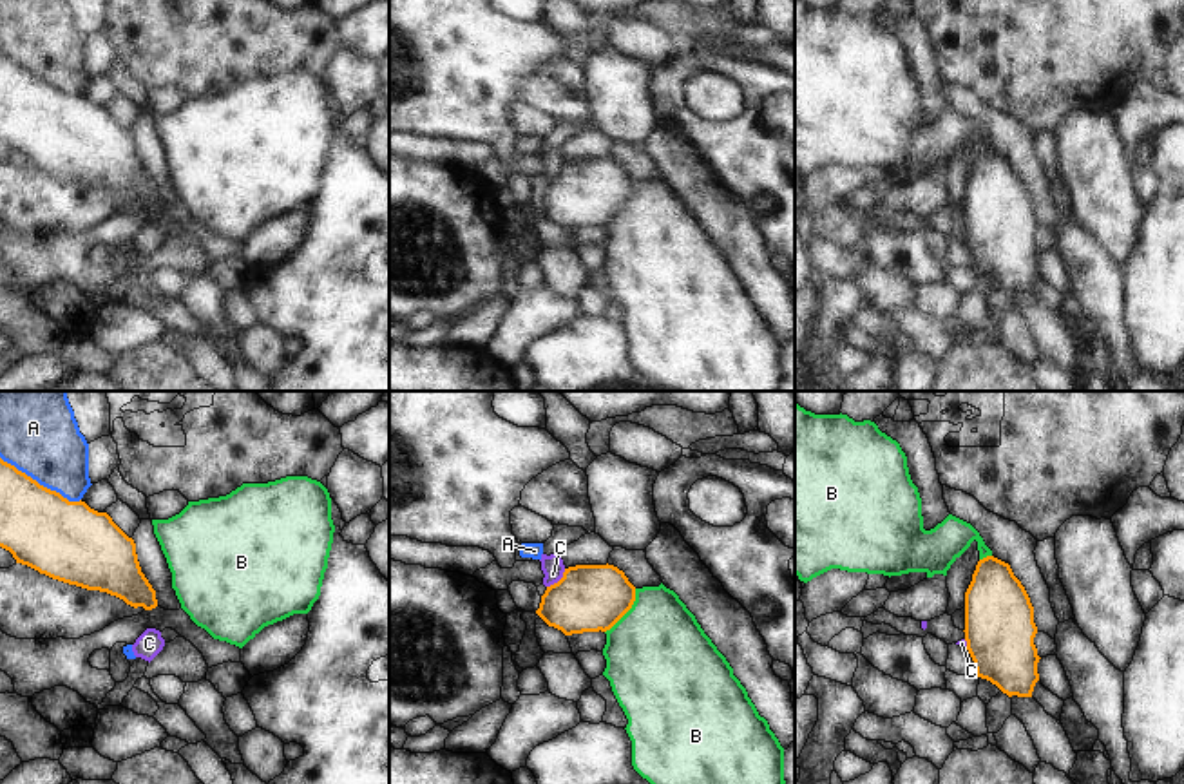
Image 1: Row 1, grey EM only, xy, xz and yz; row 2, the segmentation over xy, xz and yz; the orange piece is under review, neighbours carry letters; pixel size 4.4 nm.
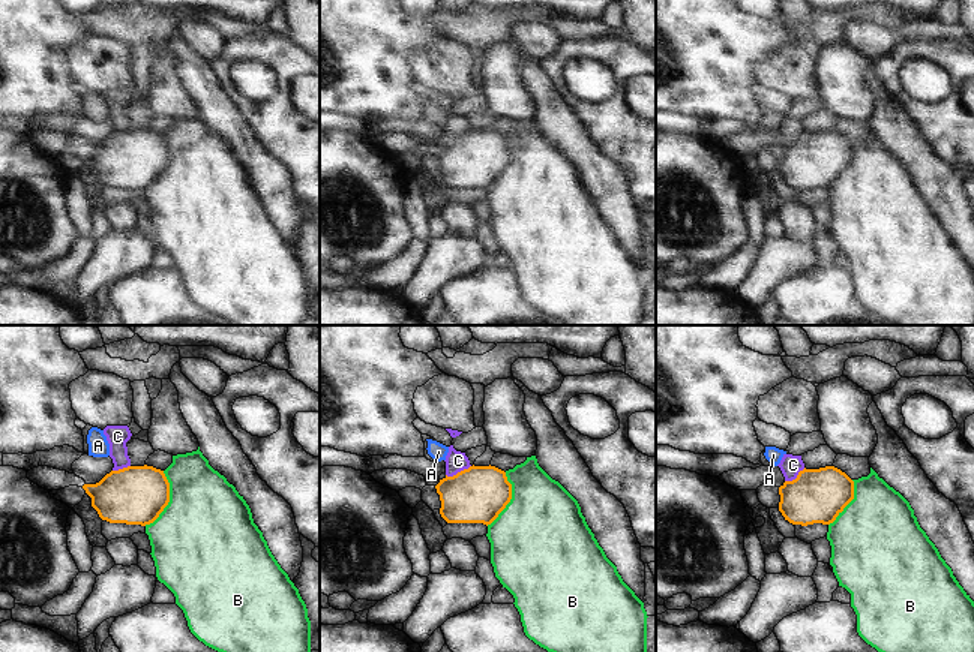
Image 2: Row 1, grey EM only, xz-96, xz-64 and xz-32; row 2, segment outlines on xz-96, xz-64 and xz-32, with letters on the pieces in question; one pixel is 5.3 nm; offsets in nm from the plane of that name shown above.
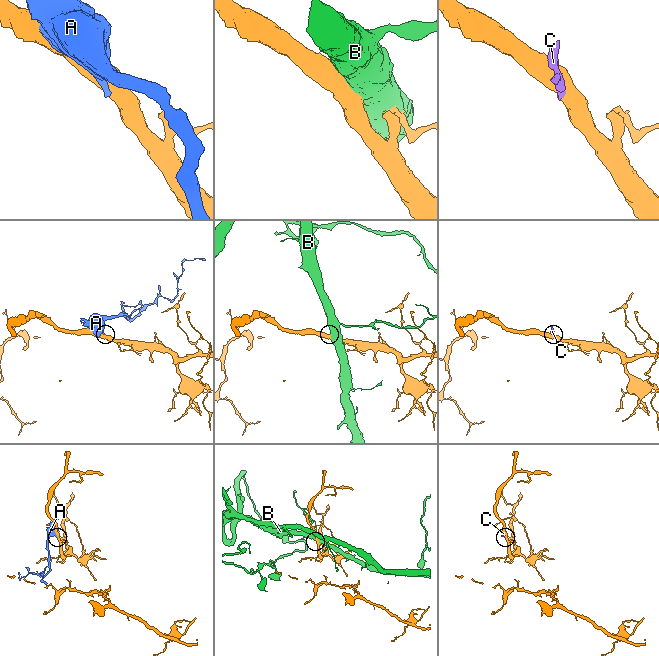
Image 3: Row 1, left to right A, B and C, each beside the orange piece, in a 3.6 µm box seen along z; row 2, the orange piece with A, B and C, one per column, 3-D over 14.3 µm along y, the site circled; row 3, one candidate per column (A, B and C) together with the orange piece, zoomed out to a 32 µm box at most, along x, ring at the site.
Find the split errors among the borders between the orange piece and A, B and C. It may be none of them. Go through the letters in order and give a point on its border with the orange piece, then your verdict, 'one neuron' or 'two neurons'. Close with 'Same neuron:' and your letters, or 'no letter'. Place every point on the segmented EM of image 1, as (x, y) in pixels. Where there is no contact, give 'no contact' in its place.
A: xy (38, 484) | two neurons
B: xz (627, 611) | two neurons
C: xz (560, 580) | two neurons
Same neuron: no letter

